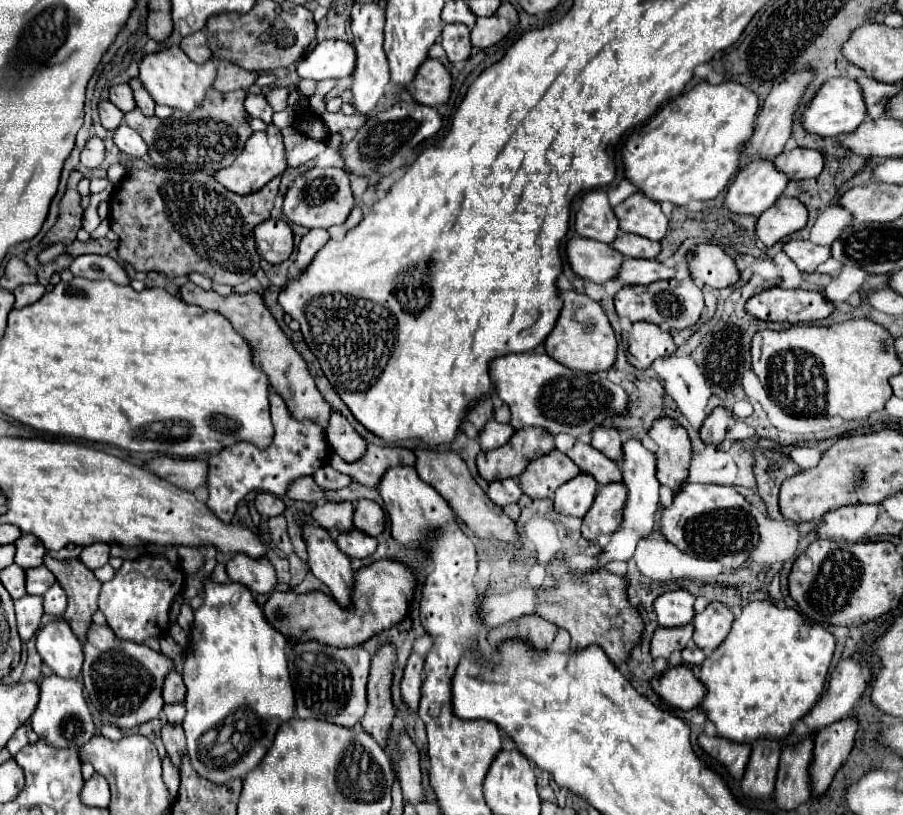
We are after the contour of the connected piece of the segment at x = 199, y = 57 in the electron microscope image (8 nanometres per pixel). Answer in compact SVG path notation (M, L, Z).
M197 31L189 37L183 37L181 39L181 49L195 61L195 63L205 63L213 57L211 49L209 49L209 43L207 43L207 37L205 37L205 31Z

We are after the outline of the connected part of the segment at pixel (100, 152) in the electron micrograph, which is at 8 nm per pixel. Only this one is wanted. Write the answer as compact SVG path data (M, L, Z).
M91 137L87 141L83 153L81 153L81 163L85 167L95 169L95 167L99 167L103 163L103 159L105 159L105 145L103 145L103 141L99 137Z

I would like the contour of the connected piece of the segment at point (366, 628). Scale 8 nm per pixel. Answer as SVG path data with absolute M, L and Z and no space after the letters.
M375 561L373 565L359 569L355 573L357 581L357 609L353 613L345 613L345 609L337 609L333 597L327 597L319 591L299 595L293 591L273 591L263 607L263 615L281 635L293 641L317 641L321 645L331 647L355 647L365 643L371 635L397 625L405 613L407 605L413 597L413 573L399 561Z

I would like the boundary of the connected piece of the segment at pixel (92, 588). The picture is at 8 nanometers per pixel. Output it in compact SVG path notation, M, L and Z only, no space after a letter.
M45 557L47 569L57 577L59 585L65 589L69 597L69 607L65 611L65 619L69 621L73 633L79 637L81 643L87 641L87 631L93 623L93 613L99 611L97 597L101 583L93 575L91 569L85 569L79 559L57 561L53 557Z

